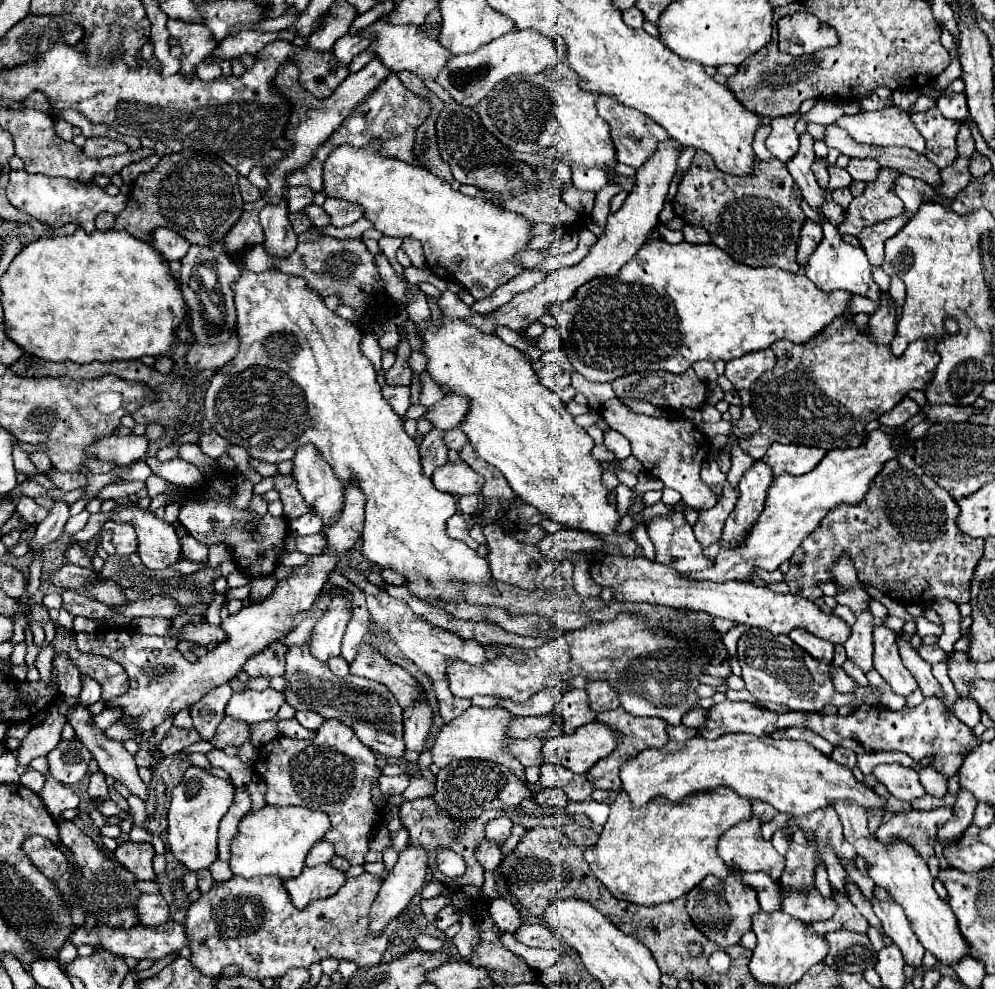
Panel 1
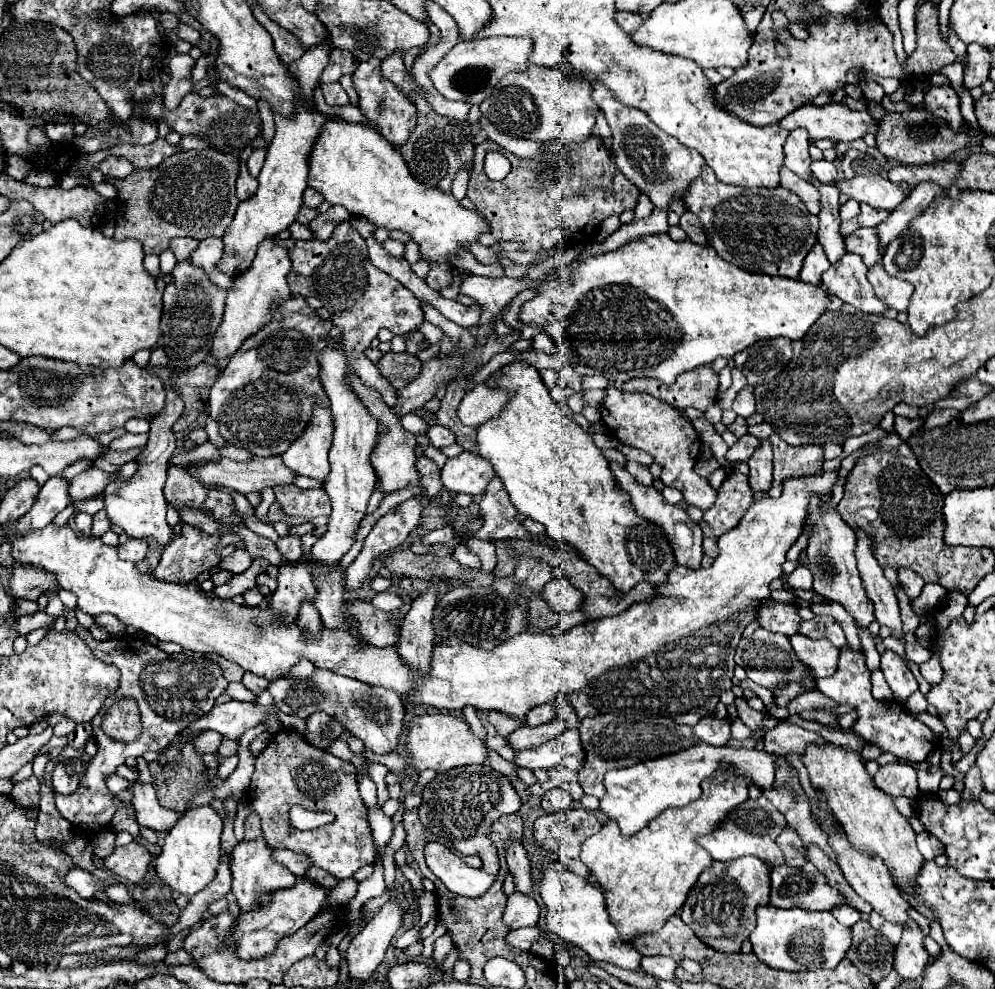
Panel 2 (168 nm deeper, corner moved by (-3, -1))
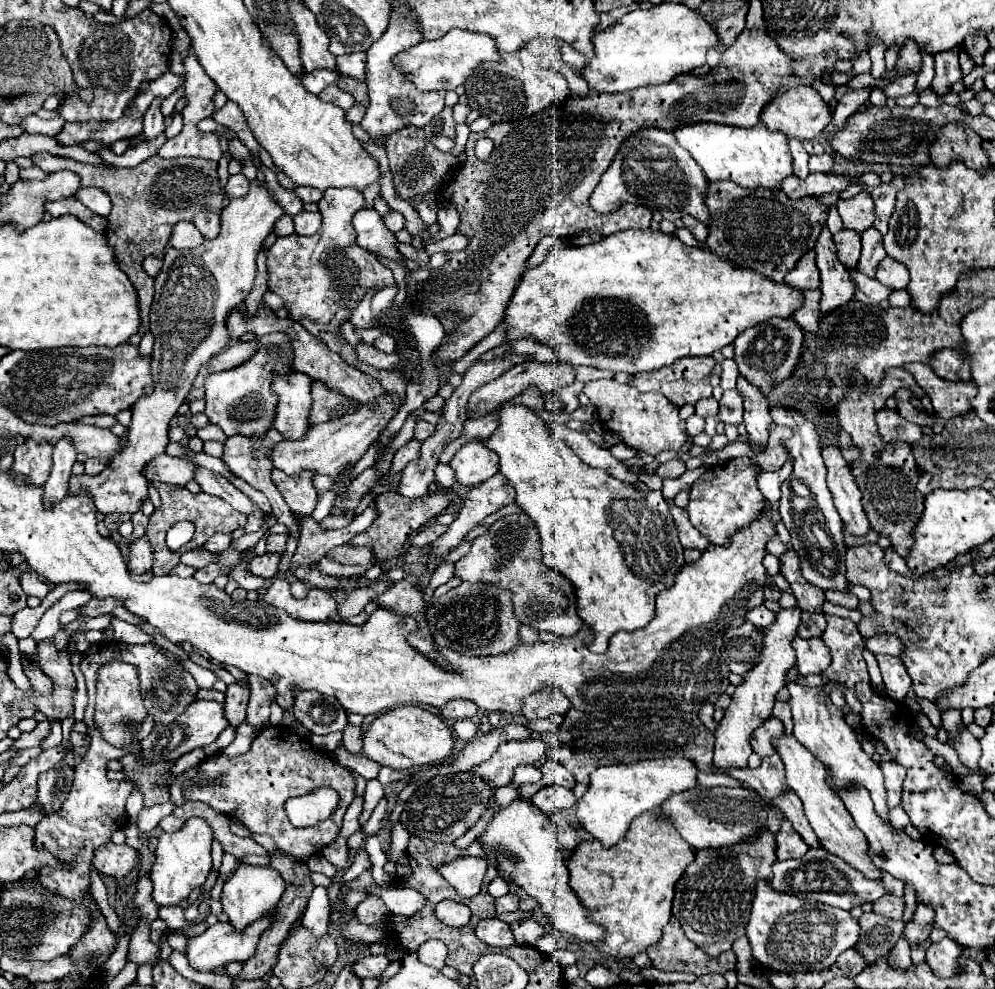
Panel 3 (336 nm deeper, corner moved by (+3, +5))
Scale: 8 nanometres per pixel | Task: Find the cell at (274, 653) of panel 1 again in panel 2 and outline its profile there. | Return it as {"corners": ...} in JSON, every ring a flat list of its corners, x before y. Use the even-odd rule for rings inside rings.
{"corners":[[244,674,244,678,242,678,242,684,248,688,248,690,252,690,254,694,260,694,262,690,266,690,266,686,268,686,268,680,264,680,264,678,256,678,256,674]]}

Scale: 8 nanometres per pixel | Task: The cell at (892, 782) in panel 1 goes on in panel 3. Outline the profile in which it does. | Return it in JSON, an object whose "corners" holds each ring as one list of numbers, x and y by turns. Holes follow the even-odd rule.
{"corners":[[882,762,880,768,884,772,884,784,886,784,886,790,888,790,888,806,894,808,894,806,900,804,902,782,906,778,906,770,898,762]]}

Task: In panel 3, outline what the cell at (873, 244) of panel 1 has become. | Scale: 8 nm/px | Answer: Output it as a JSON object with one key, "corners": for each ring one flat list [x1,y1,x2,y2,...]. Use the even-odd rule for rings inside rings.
{"corners":[[842,230,842,232,834,234,832,238,834,238,834,244,838,248,838,260,846,268,854,268,858,264,858,258,860,258,860,234,850,232,850,230]]}

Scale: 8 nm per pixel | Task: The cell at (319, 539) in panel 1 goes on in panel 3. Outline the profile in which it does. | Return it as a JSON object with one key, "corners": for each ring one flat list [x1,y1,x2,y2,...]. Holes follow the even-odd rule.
{"corners":[[270,534,266,538,266,550,268,552,282,554,286,550,286,542,288,542,288,536,286,534]]}

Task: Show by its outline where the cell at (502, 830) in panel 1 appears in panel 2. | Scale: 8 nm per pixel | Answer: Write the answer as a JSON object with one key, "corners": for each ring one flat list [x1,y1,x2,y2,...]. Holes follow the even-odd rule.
{"corners":[[516,840,506,842,506,862,508,870,514,876,516,890,520,894,532,894,532,876,530,876,530,860,524,846]]}

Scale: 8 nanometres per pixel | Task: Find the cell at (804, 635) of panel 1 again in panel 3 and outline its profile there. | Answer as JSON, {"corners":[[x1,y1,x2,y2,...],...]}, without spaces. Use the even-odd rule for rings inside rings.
{"corners":[[794,638,794,650,796,650,796,668,800,674,820,674,830,666,830,654,828,648,820,638]]}

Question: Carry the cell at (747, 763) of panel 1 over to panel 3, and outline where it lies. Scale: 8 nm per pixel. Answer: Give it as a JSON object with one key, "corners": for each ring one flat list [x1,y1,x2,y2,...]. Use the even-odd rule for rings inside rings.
{"corners":[[652,758,638,760,634,764,614,764,596,768,590,774,586,794,578,800,576,818,604,846,614,846,628,832,628,826,636,816,660,808,670,794,694,788,696,776,698,768,688,758]]}

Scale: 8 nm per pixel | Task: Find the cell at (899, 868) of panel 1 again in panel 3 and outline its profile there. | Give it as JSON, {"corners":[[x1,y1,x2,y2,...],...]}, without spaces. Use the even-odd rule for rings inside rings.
{"corners":[[790,670,786,674,786,688,790,690,790,708,792,708,792,720,794,720,794,738,806,746,830,772,830,778,836,786,862,786,870,792,874,808,878,816,884,822,890,822,888,818,888,804,886,804,886,788,882,780,880,766,862,750,854,730,844,722,844,714,840,708,836,708,830,698,826,698,820,688,802,688,794,684,798,676,798,670]]}

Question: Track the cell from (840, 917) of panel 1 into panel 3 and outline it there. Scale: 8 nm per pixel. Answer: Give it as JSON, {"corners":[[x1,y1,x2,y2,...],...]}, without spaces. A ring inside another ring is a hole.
{"corners":[[786,792,778,798,772,800,782,812,784,812,784,818,788,818,794,826,794,830,800,834,800,838,810,846,810,848,820,848,818,844,818,838,814,836,814,830,810,828,804,812,802,812,802,800,794,794,794,792]]}

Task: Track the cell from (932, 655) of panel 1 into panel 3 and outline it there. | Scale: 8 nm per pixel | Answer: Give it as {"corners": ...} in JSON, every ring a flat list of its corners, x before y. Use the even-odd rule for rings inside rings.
{"corners":[[878,634,866,640,866,648,874,654,890,654,890,656,900,656,904,650,902,640,894,634]]}

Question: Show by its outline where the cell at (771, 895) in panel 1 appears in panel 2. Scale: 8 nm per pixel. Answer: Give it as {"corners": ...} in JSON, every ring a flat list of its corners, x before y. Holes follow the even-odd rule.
{"corners":[[788,864,772,868,772,896,770,904,778,908,804,908,804,910,832,910,836,906,846,904,844,894,838,888,832,888,828,884,828,878,812,864,794,868]]}

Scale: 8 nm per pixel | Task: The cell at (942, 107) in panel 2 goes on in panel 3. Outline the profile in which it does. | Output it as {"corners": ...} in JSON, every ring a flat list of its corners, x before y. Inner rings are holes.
{"corners":[[960,46,954,48,954,50,940,52,938,56,934,56,936,74,934,74,934,80,932,80,930,88,938,96,946,96,950,92,952,84,962,80,962,72,960,72,960,66,958,66,958,52,960,52]]}

